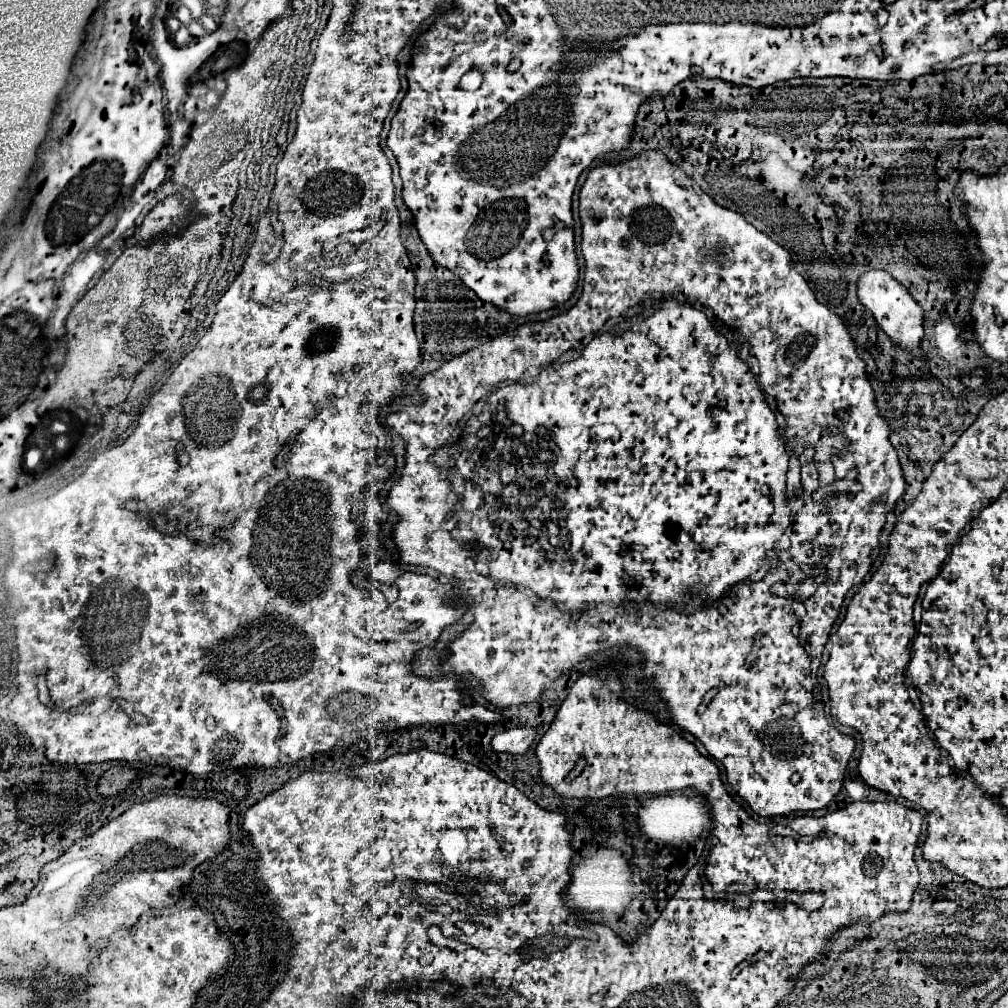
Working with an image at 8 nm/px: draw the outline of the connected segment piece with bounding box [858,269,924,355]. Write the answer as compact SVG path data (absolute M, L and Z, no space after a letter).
M882 269L866 271L858 279L858 299L874 315L878 325L886 331L886 335L894 343L900 343L910 353L918 353L918 355L922 353L920 351L920 339L924 337L924 327L922 327L924 315L922 315L922 309L918 307L918 303L910 297L910 293L892 275L888 275Z

